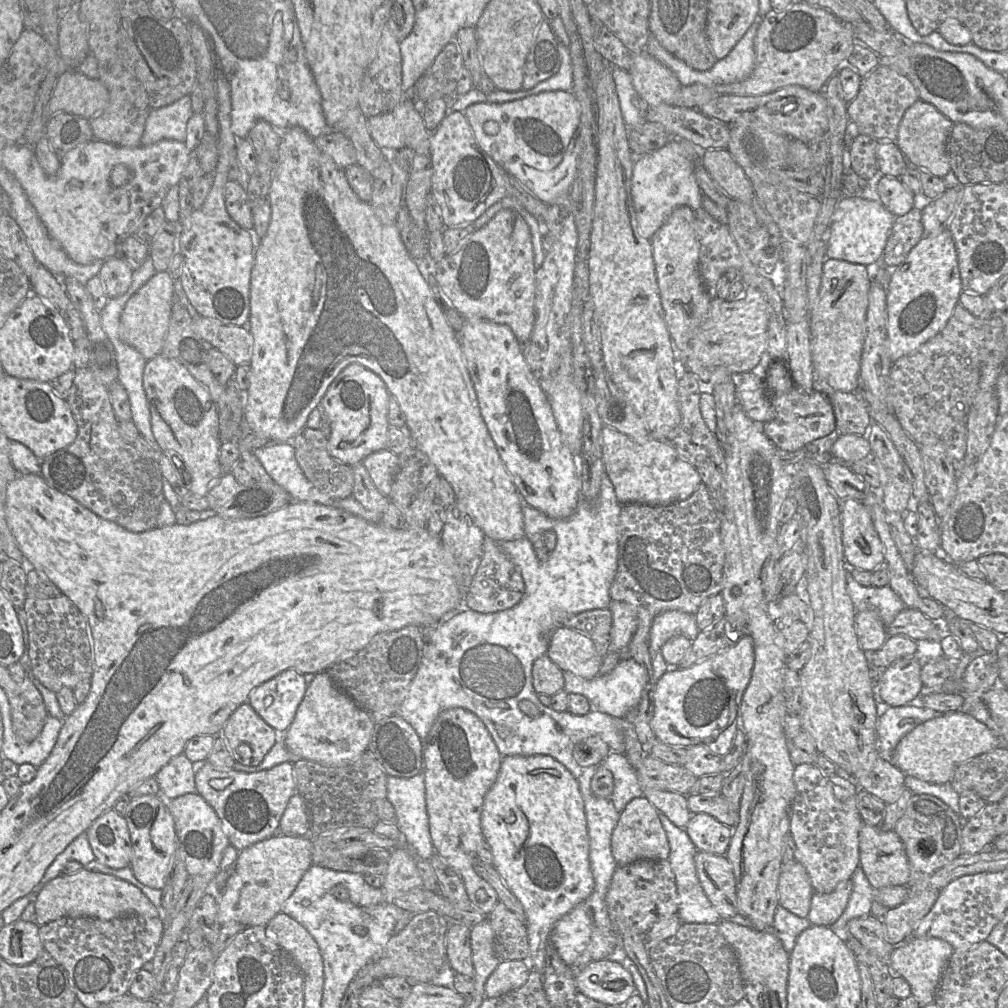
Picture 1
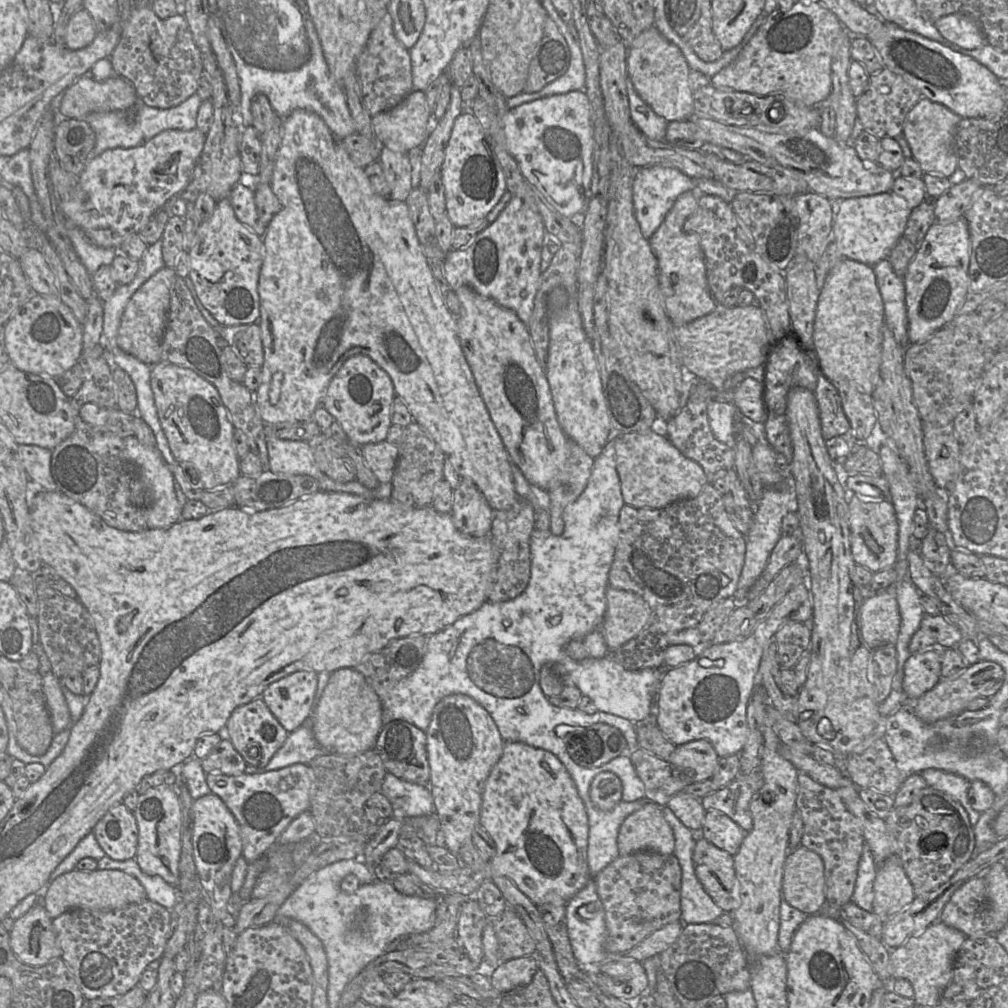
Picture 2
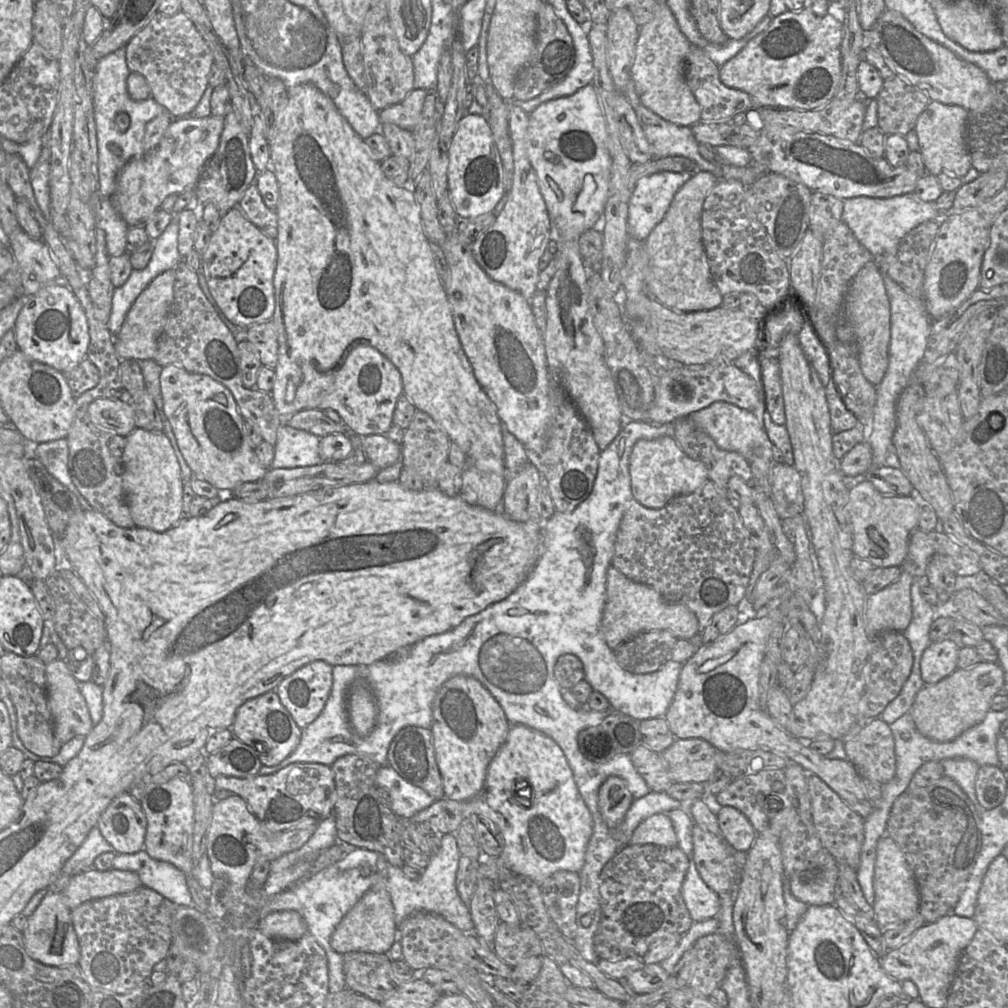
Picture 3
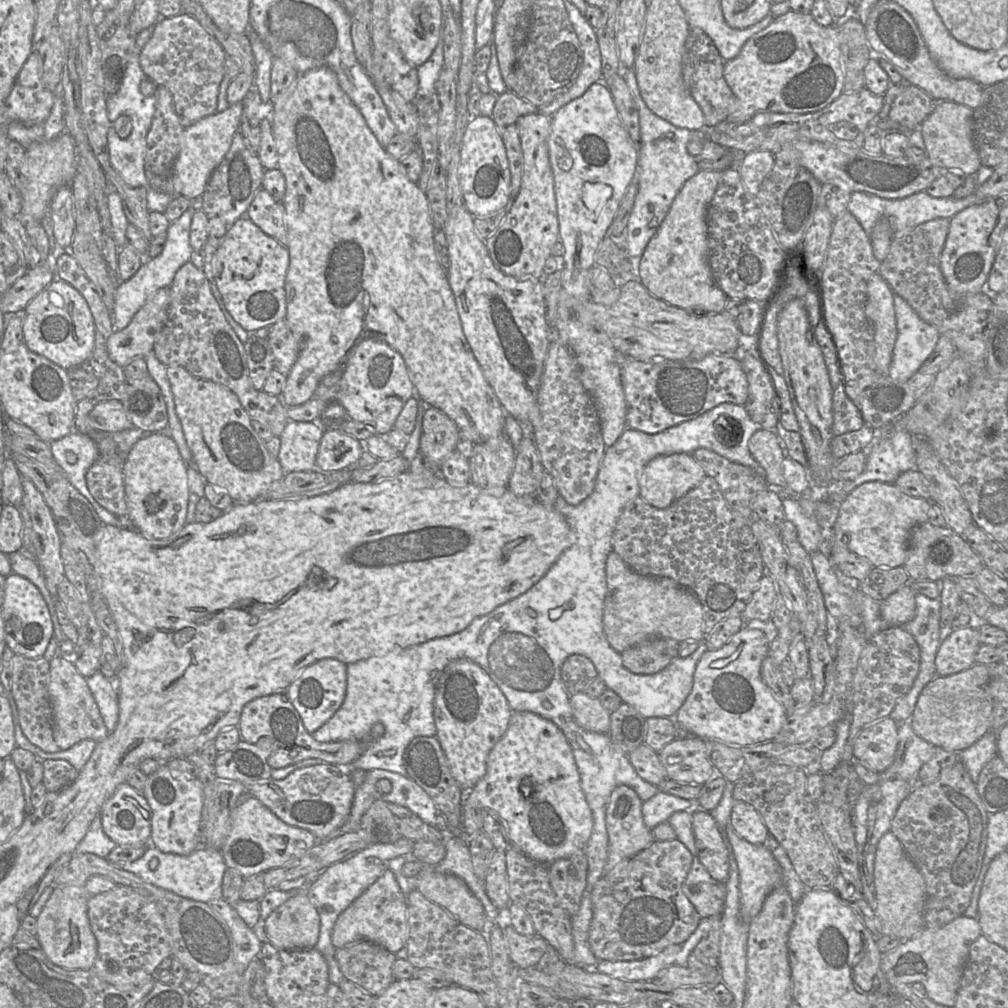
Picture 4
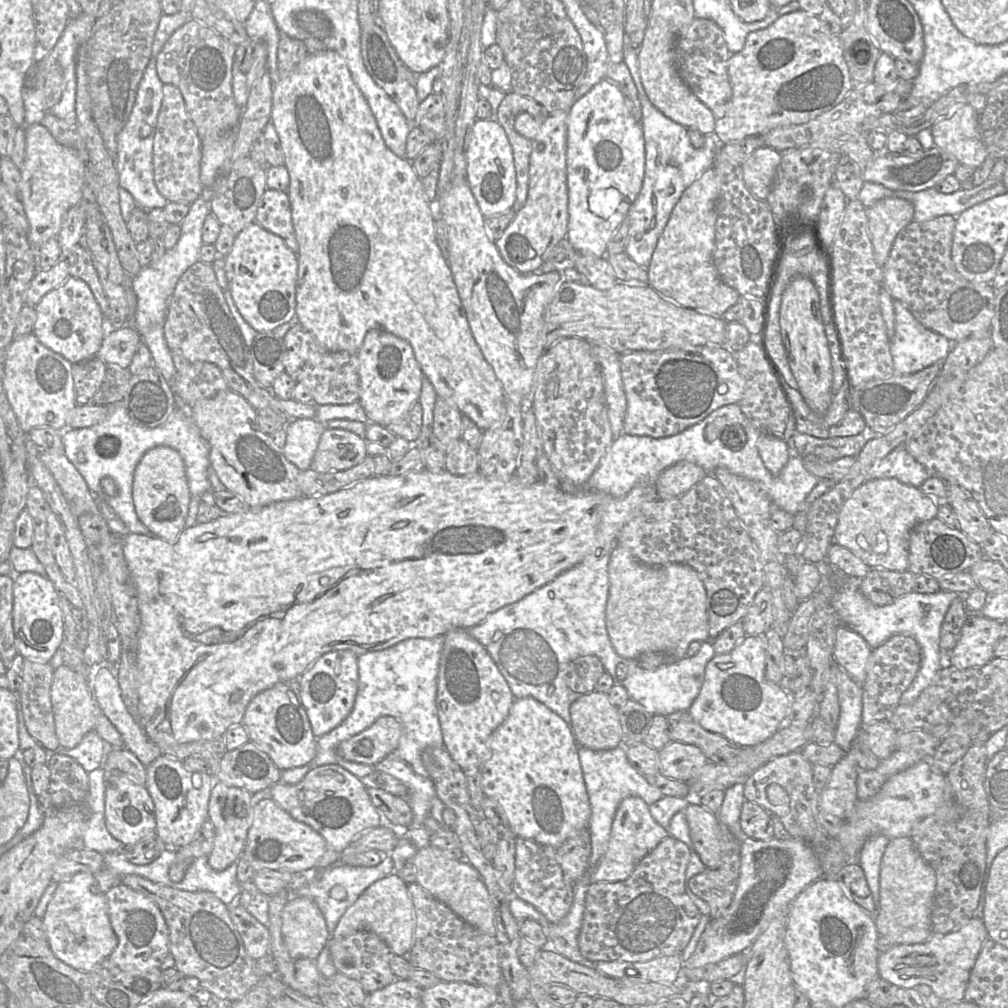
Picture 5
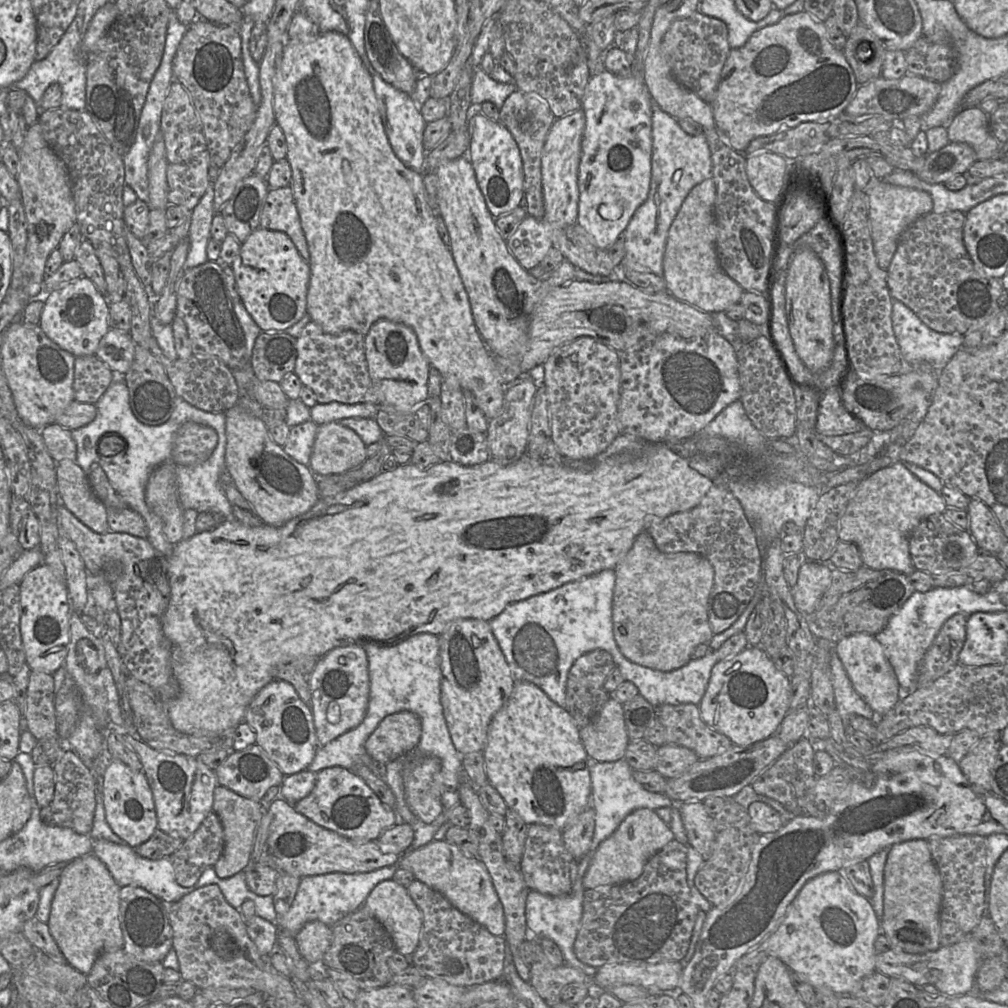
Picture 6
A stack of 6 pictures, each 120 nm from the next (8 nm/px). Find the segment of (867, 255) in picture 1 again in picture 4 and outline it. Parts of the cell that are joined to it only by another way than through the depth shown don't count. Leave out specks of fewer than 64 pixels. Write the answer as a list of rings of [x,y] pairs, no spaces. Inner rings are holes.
[[[924,190],[902,199],[886,199],[871,193],[853,192],[848,204],[848,211],[859,221],[869,235],[877,222],[886,218],[891,225],[893,237],[900,238],[919,224],[941,217],[950,219],[964,208],[980,202],[974,193],[957,199],[952,195],[949,197],[933,197]]]

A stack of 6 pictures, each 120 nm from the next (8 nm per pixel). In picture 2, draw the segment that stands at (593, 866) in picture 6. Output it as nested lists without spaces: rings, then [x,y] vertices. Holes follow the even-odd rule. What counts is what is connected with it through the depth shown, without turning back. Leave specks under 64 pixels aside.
[[[601,772],[594,777],[590,785],[590,798],[601,810],[613,809],[622,801],[622,784],[613,772]]]

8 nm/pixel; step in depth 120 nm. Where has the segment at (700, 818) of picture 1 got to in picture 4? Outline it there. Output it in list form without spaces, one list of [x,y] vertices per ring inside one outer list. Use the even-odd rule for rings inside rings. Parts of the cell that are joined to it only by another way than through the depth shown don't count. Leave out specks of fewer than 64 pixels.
[[[742,801],[734,803],[731,811],[730,827],[738,836],[751,844],[766,844],[768,829],[758,811]]]

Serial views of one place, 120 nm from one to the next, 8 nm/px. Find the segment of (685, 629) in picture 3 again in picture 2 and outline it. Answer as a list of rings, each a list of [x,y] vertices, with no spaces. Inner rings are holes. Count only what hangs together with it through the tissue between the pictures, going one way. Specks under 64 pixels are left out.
[[[614,589],[606,591],[606,613],[600,632],[609,649],[636,637],[650,621],[650,608],[639,595]]]

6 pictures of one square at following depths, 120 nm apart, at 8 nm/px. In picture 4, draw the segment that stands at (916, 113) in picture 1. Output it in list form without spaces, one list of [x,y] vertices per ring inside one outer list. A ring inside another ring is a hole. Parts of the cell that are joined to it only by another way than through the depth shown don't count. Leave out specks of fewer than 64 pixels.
[[[954,101],[935,103],[930,114],[920,124],[927,157],[937,166],[975,174],[982,165],[972,136],[973,109]]]

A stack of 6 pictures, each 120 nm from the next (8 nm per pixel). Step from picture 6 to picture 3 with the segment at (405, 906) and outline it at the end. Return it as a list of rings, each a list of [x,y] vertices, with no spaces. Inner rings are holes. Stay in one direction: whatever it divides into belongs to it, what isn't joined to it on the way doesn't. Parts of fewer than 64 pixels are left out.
[[[387,869],[377,871],[381,875],[380,881],[373,886],[365,895],[355,904],[355,906],[344,916],[342,921],[337,925],[330,939],[332,949],[342,955],[350,952],[374,952],[385,954],[398,940],[398,926],[395,922],[394,908],[390,894],[386,889]]]

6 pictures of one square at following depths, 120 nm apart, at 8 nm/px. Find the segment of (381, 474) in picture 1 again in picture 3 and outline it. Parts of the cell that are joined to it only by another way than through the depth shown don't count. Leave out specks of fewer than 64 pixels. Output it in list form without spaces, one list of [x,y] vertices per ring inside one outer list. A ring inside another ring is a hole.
[[[386,435],[362,437],[361,447],[368,459],[367,462],[370,462],[379,470],[396,463],[401,455],[401,445],[388,439]]]

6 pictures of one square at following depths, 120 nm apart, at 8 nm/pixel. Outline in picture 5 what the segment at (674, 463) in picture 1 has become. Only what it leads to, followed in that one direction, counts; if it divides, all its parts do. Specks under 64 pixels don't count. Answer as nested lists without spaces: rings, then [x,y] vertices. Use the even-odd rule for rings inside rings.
[[[680,461],[669,466],[655,481],[657,500],[670,500],[684,495],[706,474],[703,468],[688,461]]]

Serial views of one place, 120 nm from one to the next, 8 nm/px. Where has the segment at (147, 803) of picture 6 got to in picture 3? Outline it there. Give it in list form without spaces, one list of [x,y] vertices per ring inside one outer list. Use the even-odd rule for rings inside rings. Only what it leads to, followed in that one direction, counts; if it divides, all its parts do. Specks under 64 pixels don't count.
[[[122,792],[112,800],[100,816],[97,827],[116,854],[131,854],[144,850],[147,818],[140,801],[135,800],[129,792]]]

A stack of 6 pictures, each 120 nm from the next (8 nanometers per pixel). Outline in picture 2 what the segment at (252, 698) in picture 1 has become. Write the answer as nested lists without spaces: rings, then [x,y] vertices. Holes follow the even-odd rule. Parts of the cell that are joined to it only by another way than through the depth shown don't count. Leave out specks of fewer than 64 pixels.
[[[298,670],[271,683],[260,696],[288,733],[310,719],[316,703],[318,673]]]

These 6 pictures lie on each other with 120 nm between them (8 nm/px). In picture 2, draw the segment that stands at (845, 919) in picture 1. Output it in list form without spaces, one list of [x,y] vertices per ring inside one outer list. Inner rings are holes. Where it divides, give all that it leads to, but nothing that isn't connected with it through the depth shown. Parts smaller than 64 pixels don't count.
[[[864,842],[859,861],[857,879],[851,901],[861,909],[872,913],[876,865],[870,847]]]

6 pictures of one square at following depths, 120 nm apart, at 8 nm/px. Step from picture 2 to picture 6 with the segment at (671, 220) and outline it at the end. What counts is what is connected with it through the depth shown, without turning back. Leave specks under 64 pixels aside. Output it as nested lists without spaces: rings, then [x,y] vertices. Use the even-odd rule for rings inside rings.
[[[713,177],[690,190],[669,228],[663,256],[663,278],[667,291],[676,299],[710,314],[725,312],[731,305],[740,302],[743,293],[743,289],[723,271],[718,261],[715,201],[716,186]]]

